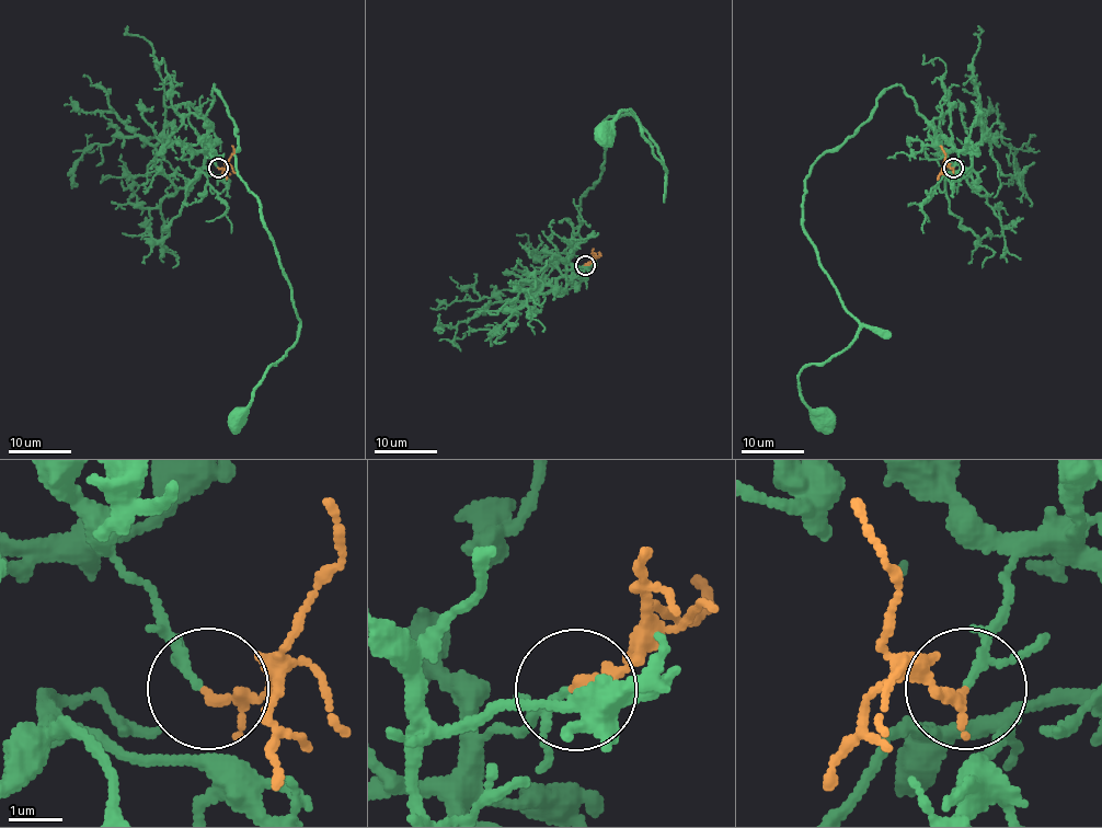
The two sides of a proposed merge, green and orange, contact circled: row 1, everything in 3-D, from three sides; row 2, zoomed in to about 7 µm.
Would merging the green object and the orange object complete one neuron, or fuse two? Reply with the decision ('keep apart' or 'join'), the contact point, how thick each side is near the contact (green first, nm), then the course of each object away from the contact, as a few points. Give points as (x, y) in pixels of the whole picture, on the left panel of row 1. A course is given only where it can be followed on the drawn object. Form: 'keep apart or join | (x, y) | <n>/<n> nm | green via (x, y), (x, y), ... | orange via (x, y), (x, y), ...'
join | (218, 168) | 90/220 nm | green via (217, 167), (203, 145), (214, 85), (238, 136), (236, 172), (257, 200), (300, 323), (299, 337), (236, 415) | orange via (219, 167), (224, 169), (228, 162), (231, 145)

